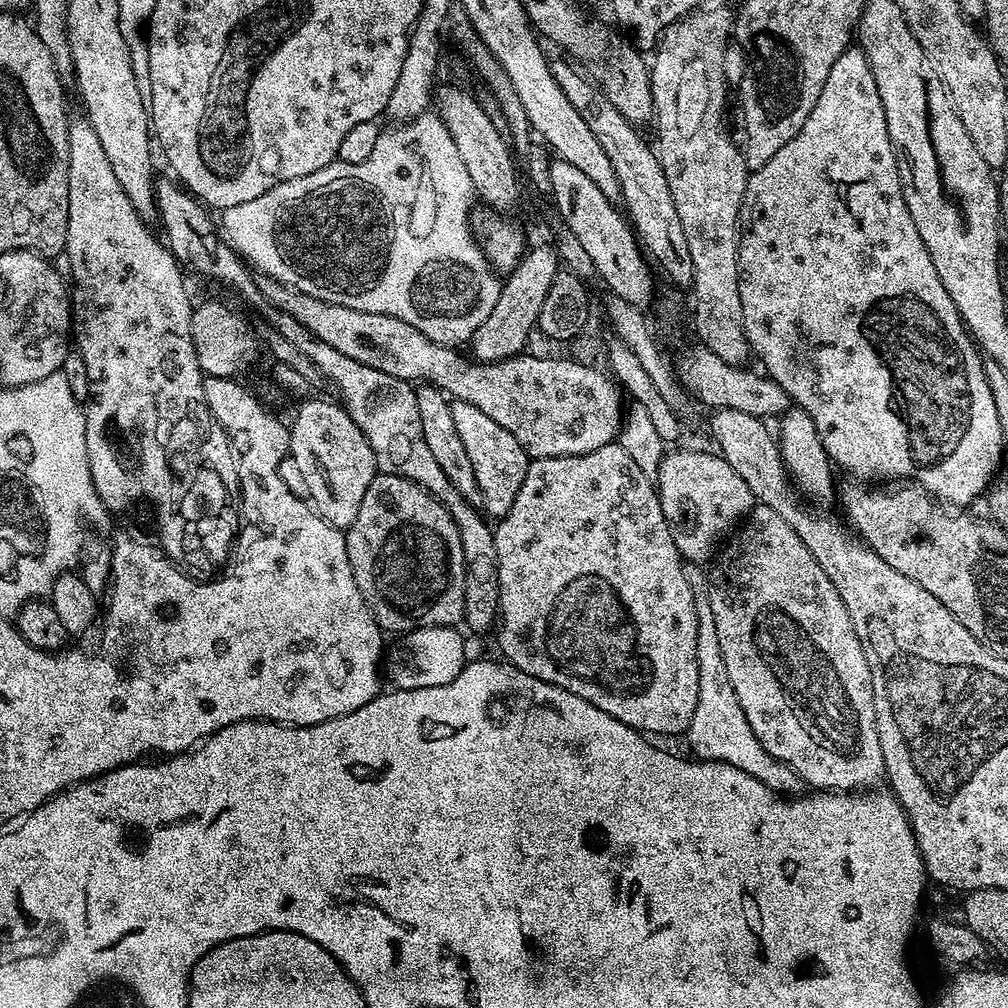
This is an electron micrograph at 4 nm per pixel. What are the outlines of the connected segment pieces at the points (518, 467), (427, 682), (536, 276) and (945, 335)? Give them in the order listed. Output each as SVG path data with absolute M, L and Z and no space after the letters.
M452 400L451 406L458 438L462 438L462 446L466 446L474 478L478 480L483 511L492 518L505 516L510 506L514 506L514 498L522 486L522 478L526 478L530 458L522 450L522 446L518 446L514 434L510 434L510 430L502 430L502 426L498 426L498 422L491 420L488 415L482 414L478 406L470 406L470 402L461 400Z
M426 626L413 632L405 632L399 637L396 645L389 647L386 652L386 659L382 664L382 672L393 689L418 690L426 686L446 686L446 682L454 682L458 674L465 666L465 660L462 654L464 636L459 627L453 626Z
M537 243L525 251L519 266L507 273L501 283L498 302L494 302L494 310L490 310L490 318L478 326L470 341L471 355L480 362L507 360L509 356L518 356L525 351L524 343L528 340L532 328L537 327L536 319L542 308L542 298L546 298L550 290L550 282L554 282L558 271L556 249L551 244Z
M848 47L838 62L830 66L826 86L822 86L822 94L818 94L818 102L814 102L810 118L802 122L802 130L798 130L798 134L790 138L790 142L786 142L786 146L766 162L766 166L749 175L740 207L739 230L738 298L742 300L742 322L751 355L755 359L757 356L766 375L786 390L789 401L810 414L833 465L849 472L852 475L849 477L860 482L888 482L884 480L897 476L897 481L911 482L948 506L968 504L979 496L981 499L997 475L996 467L1006 448L1002 426L998 422L998 409L994 407L994 394L990 394L990 386L986 382L981 353L961 322L950 294L946 294L946 286L942 286L938 270L934 270L934 262L922 242L922 234L918 234L918 226L914 226L914 218L910 218L900 185L894 146L890 142L890 130L886 130L886 110L882 110L882 98L878 98L878 86L874 83L870 62L866 62L866 54L859 47Z

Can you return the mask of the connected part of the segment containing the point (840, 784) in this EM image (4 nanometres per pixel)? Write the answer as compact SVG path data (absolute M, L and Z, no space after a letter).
M757 503L751 508L727 540L728 545L719 549L711 565L712 573L706 576L706 591L710 611L714 613L714 627L718 629L718 646L722 646L722 662L726 662L730 686L734 686L734 694L738 694L738 706L742 706L742 714L746 714L746 722L750 722L754 738L758 738L764 749L778 758L778 762L786 762L786 766L793 768L805 785L813 789L826 792L875 789L879 785L876 783L885 779L885 774L882 742L878 742L878 722L874 718L874 686L870 678L870 666L866 666L866 654L862 654L862 642L858 642L858 634L854 634L854 622L850 622L850 613L846 611L842 598L838 598L834 582L826 578L826 570L818 566L818 558L814 558L806 542L802 542L802 538L794 534L790 522L786 522L786 518L778 514L778 510L770 510L770 506L765 504Z

